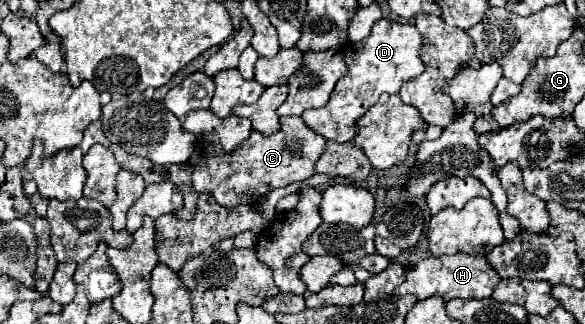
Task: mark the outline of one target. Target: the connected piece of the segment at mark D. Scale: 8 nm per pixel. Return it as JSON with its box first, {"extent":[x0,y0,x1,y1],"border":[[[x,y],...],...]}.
{"extent":[303,19,423,143],"border":[[[379,19],[365,41],[345,51],[345,63],[349,71],[343,79],[337,81],[333,95],[329,97],[329,103],[325,103],[325,107],[305,111],[303,121],[325,139],[333,139],[339,143],[351,141],[357,133],[355,127],[357,119],[365,115],[365,111],[373,103],[377,103],[381,93],[397,93],[403,81],[423,73],[419,47],[421,47],[421,35],[415,29],[415,25]]]}

